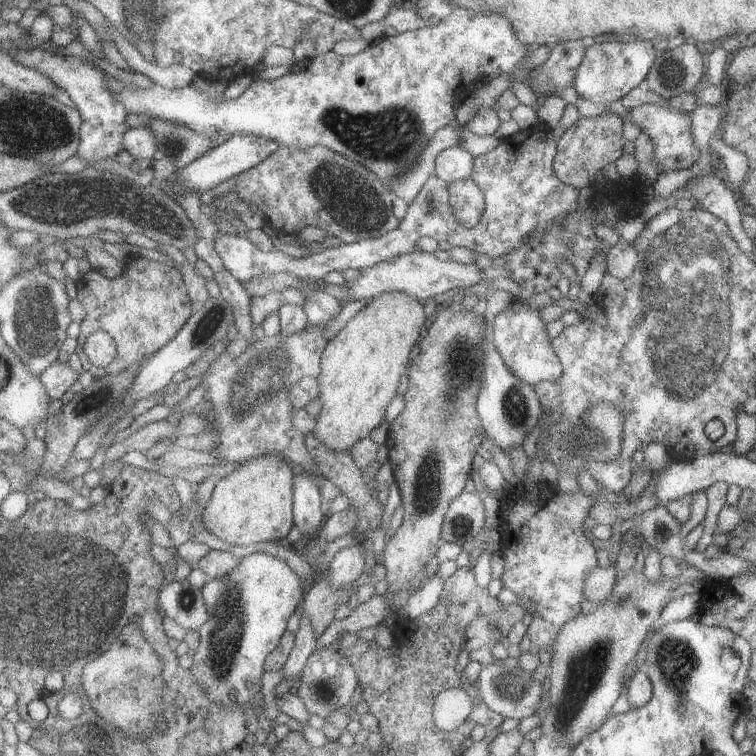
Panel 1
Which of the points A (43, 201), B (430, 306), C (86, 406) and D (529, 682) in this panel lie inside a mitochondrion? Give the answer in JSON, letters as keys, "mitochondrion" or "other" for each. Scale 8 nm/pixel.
{"A":"mitochondrion","B":"other","C":"other","D":"mitochondrion"}

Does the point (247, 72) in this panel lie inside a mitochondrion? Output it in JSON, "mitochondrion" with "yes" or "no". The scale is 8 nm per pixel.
{"mitochondrion":"no"}

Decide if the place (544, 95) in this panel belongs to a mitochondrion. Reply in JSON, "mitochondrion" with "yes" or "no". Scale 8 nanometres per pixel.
{"mitochondrion":"no"}

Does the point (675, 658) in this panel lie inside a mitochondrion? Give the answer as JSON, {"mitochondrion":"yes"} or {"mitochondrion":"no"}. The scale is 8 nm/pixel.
{"mitochondrion":"yes"}

